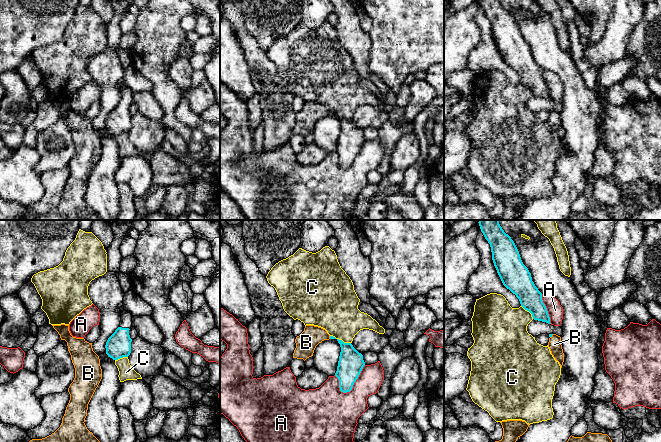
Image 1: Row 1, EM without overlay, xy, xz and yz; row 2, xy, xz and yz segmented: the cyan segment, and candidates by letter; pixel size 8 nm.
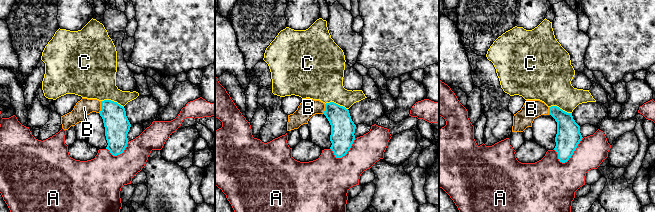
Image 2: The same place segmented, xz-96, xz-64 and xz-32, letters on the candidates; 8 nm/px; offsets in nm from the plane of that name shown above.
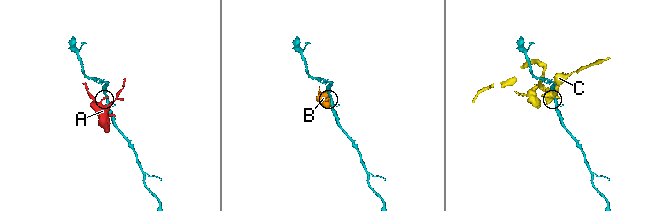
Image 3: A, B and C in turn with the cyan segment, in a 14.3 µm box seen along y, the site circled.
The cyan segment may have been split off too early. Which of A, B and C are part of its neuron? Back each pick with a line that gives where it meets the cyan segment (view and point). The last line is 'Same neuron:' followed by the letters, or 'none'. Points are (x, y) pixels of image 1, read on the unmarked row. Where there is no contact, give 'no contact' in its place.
B: meets cyan in yz at (551, 112)
Same neuron: B

